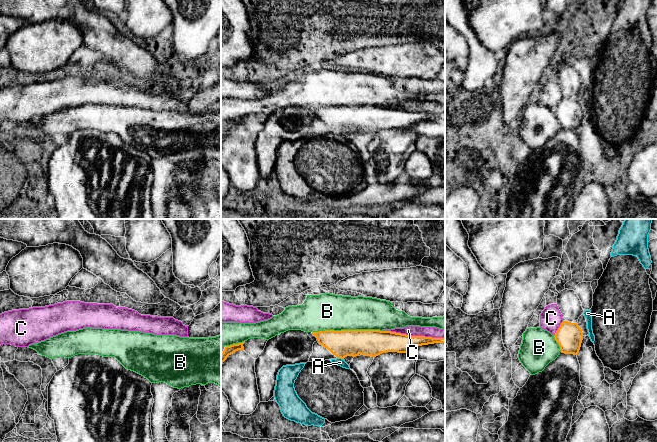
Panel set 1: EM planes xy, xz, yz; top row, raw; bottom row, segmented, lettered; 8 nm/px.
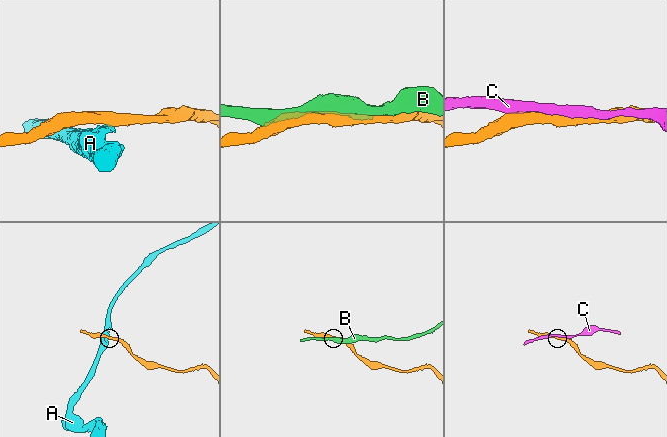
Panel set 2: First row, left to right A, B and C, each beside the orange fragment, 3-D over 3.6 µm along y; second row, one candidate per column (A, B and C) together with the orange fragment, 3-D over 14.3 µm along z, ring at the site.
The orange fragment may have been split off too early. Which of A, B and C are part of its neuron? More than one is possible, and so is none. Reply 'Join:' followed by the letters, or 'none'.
Join: none

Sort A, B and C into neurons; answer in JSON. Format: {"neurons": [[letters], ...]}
{"neurons": [["A"], ["B", "C"]]}

